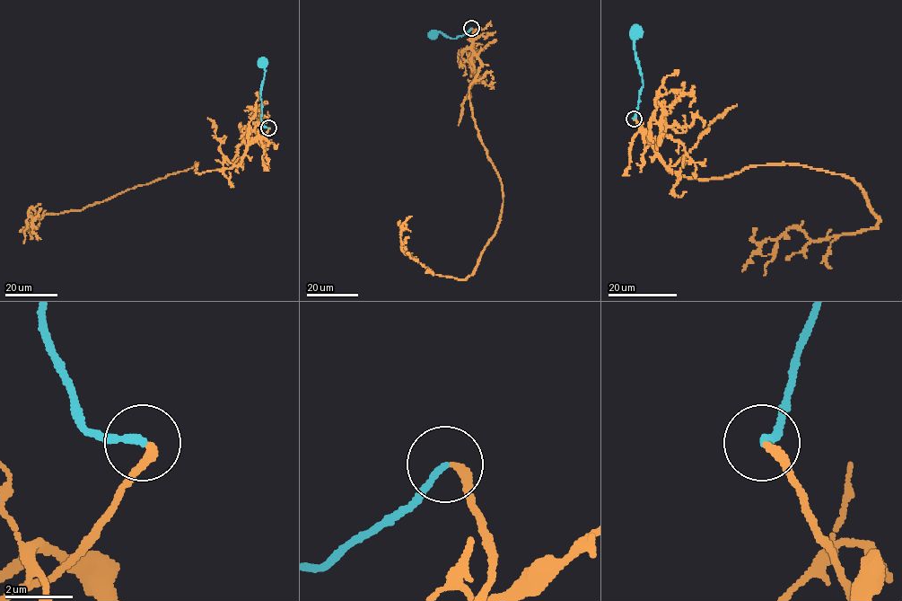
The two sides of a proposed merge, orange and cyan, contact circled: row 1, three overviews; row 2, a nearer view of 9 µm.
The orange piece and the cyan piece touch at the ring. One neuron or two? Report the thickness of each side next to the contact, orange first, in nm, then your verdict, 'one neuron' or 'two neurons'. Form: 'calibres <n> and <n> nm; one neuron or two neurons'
calibres 280 and 200 nm; one neuron

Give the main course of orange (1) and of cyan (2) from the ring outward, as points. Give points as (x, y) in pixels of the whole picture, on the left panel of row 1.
1: (269, 128), (228, 168), (195, 172), (196, 163), (81, 209), (36, 217), (30, 207), (31, 229), (40, 239)
2: (268, 128), (264, 126), (261, 118), (260, 92), (265, 72), (263, 62)

